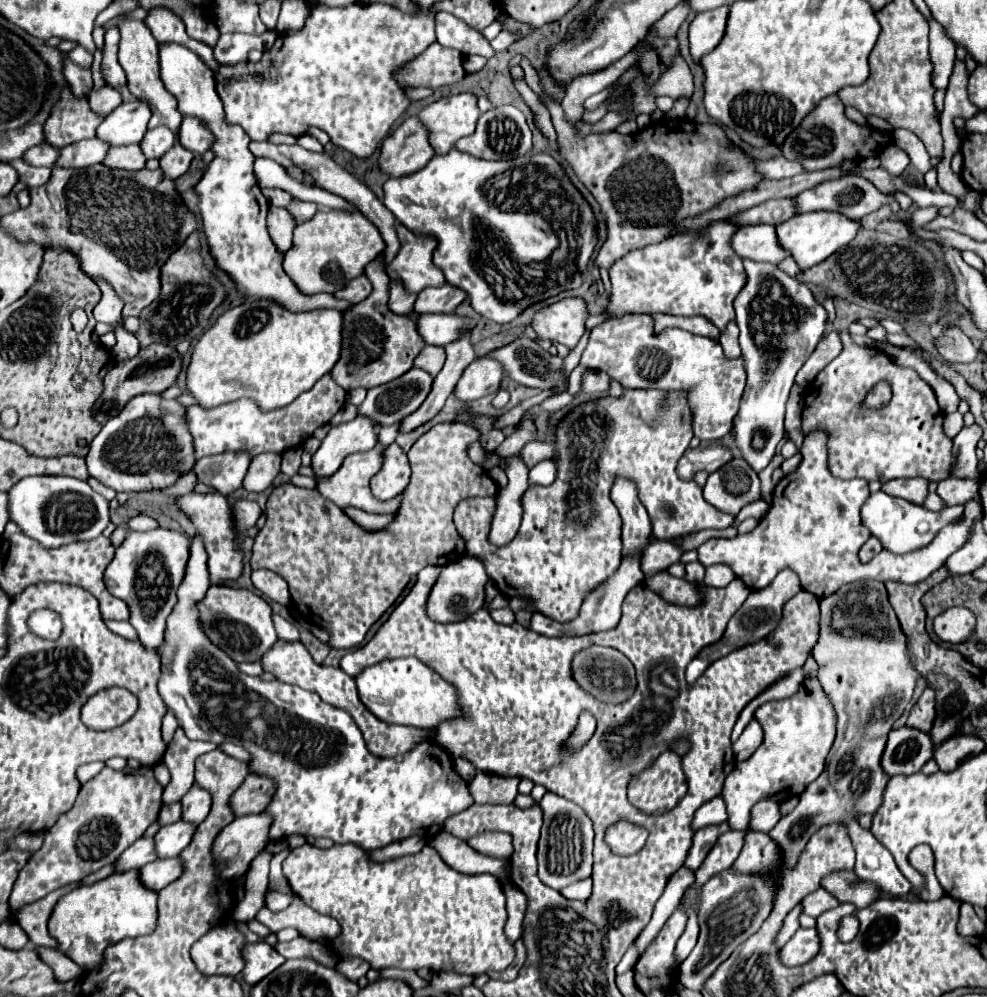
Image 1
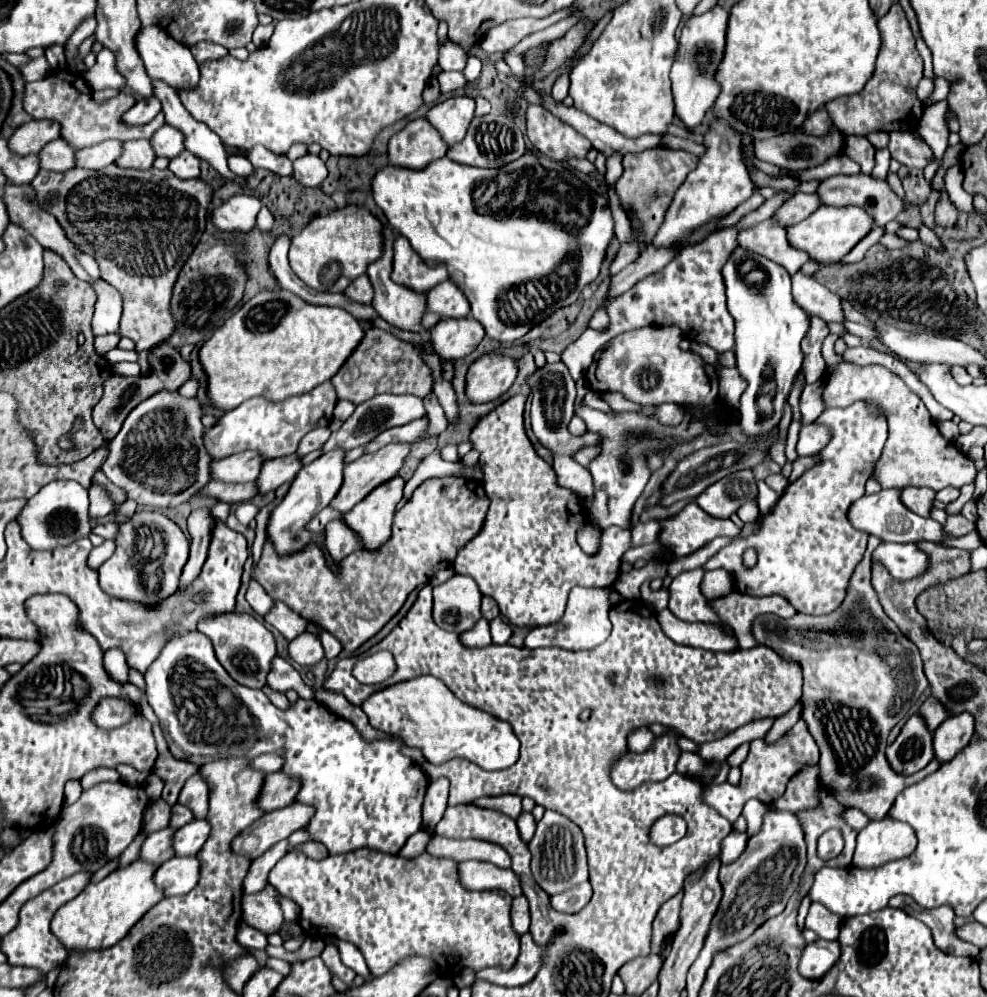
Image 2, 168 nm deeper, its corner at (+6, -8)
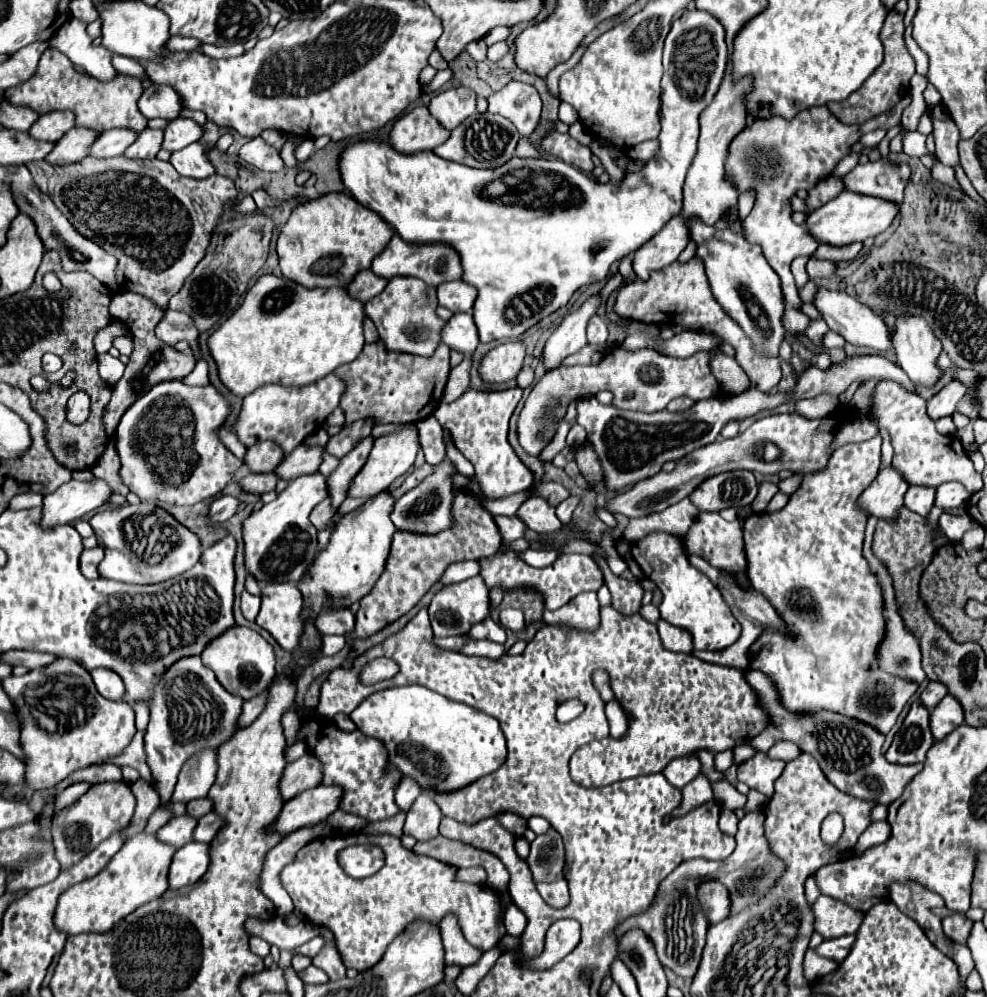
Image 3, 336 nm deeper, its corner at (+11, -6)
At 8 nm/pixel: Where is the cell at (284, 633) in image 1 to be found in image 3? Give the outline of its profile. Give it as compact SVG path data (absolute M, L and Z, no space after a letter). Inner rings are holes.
M261 694L261 698L251 698L249 702L243 702L241 714L239 714L239 718L237 718L237 726L239 726L239 728L241 728L241 726L243 726L243 728L249 726L249 724L257 718L257 714L261 714L263 706L265 706L265 694Z

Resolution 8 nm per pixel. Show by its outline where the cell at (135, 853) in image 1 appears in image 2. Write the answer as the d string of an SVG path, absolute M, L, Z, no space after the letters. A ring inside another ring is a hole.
M164 828L160 832L154 832L154 834L148 834L146 840L142 842L140 846L140 860L146 860L150 864L162 864L166 862L168 858L174 856L172 852L172 834L174 834L174 828Z

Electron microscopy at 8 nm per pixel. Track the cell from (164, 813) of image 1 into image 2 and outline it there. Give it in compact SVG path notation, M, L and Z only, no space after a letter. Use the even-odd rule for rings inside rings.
M174 804L174 806L172 806L172 818L170 818L168 826L174 828L174 830L178 830L180 826L184 826L184 824L188 824L188 822L192 822L192 820L194 820L194 816L190 816L190 810L186 810L186 808L180 806L180 804Z

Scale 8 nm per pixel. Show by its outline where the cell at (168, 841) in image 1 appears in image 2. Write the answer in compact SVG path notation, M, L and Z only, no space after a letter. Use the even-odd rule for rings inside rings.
M192 820L190 824L178 828L172 836L176 856L196 856L210 834L210 824L206 820Z

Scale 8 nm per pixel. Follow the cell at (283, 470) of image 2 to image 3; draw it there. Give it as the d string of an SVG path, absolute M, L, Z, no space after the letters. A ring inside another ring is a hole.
M301 444L291 454L285 456L285 460L281 462L281 466L275 472L283 480L293 480L303 474L315 474L319 464L323 462L323 452L325 452L325 446Z

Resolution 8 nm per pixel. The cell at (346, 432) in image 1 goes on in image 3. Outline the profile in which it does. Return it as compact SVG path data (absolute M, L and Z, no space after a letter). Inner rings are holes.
M309 474L291 480L289 486L259 512L253 512L243 522L243 542L245 542L245 568L257 582L299 582L301 576L311 566L317 554L317 530L309 522L309 512L315 504L325 500L327 486L325 476Z

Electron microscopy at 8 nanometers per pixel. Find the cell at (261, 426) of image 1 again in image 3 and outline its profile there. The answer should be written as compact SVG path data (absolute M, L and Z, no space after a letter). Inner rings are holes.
M329 374L329 378L321 378L321 382L313 382L313 386L301 386L301 388L281 384L261 386L253 394L245 396L243 410L237 416L235 432L241 444L245 444L247 448L263 440L275 440L277 444L285 446L285 454L289 454L313 430L317 430L335 408L339 408L339 400L345 388L347 384L335 374Z

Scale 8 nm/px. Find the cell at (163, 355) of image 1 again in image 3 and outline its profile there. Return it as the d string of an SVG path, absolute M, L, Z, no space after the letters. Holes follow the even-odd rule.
M117 292L111 298L109 304L109 312L113 320L121 320L125 324L129 324L129 330L133 334L133 342L135 342L135 352L129 358L129 364L125 368L123 378L113 386L113 396L109 406L105 408L105 432L107 436L113 436L117 422L121 420L121 414L137 400L141 398L141 394L145 394L145 390L153 388L153 384L157 382L165 382L165 380L183 380L193 368L195 368L195 358L187 356L183 352L177 352L173 346L167 346L165 342L161 342L155 336L155 326L161 322L163 318L163 310L151 302L149 298L137 294L137 292Z

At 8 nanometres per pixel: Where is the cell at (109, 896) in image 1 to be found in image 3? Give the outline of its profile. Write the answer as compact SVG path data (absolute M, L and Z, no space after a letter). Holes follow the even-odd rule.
M139 832L131 836L99 874L67 888L59 896L55 926L67 934L111 930L111 926L121 918L125 918L145 902L159 898L169 888L169 866L175 852L175 846L157 842L155 834Z

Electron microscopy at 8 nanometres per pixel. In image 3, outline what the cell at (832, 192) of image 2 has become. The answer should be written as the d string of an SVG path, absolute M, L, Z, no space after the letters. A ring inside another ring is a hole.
M881 158L877 162L867 162L865 166L857 164L847 176L843 176L843 182L847 190L901 202L909 176L911 168L907 162L897 164Z

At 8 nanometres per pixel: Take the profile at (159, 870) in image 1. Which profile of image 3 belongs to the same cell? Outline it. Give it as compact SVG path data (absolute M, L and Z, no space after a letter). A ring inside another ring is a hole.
M191 842L189 846L179 848L173 856L173 864L169 870L169 888L177 890L195 884L207 872L209 862L209 844Z

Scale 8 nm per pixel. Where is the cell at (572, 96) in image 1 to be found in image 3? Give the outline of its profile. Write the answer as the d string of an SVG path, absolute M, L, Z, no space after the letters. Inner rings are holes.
M561 102L561 106L559 106L559 120L561 120L561 122L565 122L567 126L571 126L571 124L573 124L573 122L577 122L579 118L577 118L577 112L575 112L575 108L573 108L571 104Z

